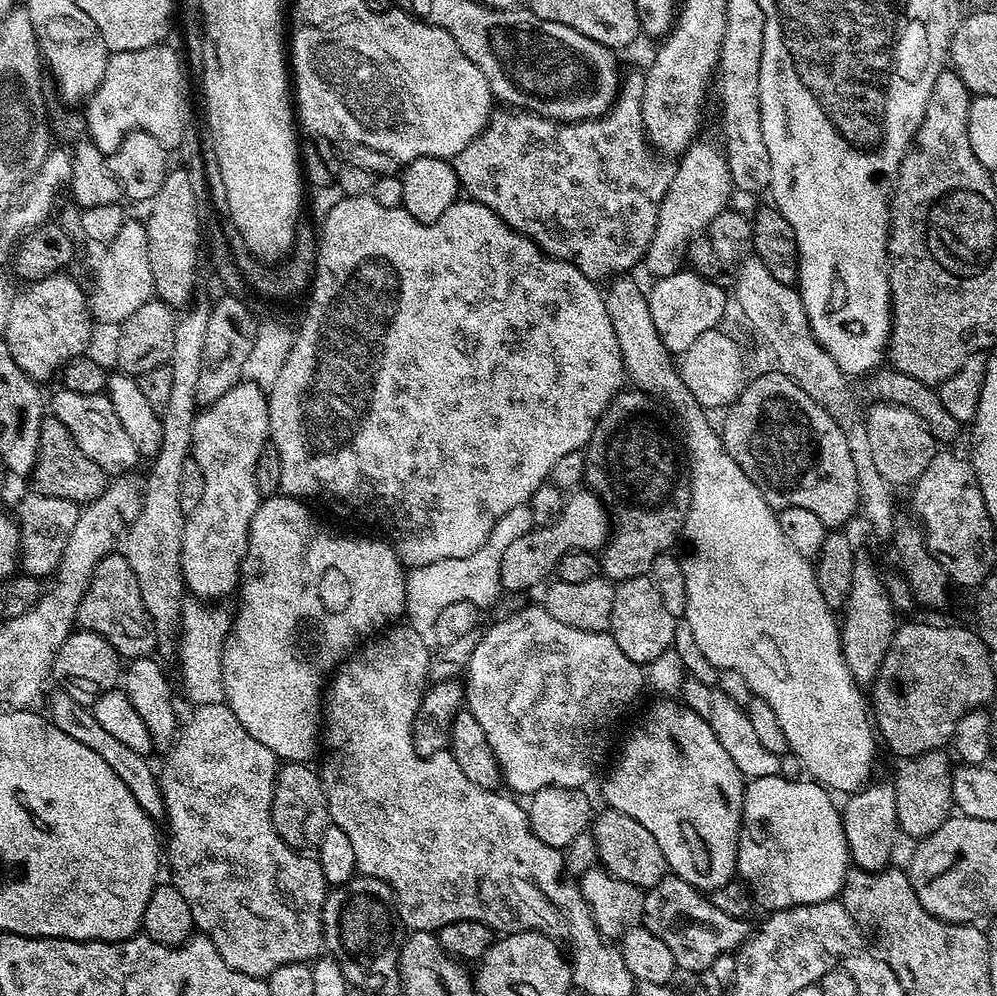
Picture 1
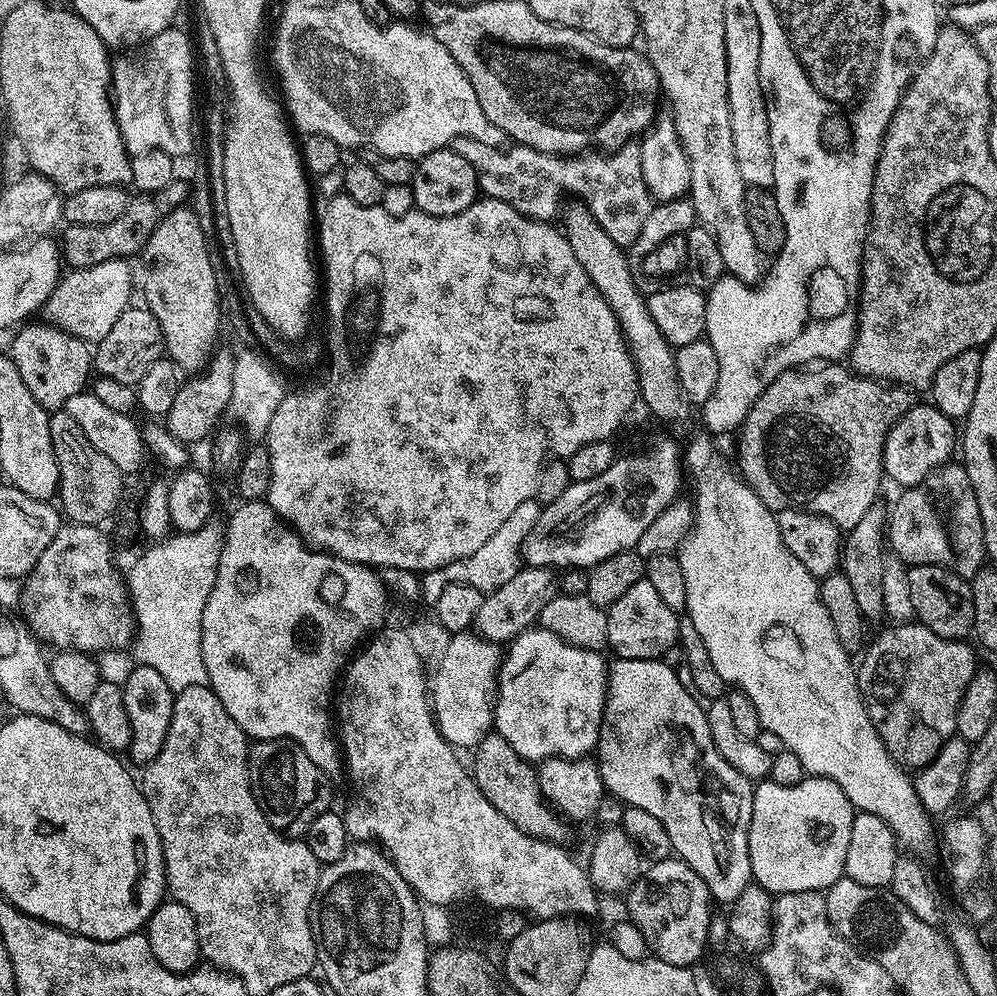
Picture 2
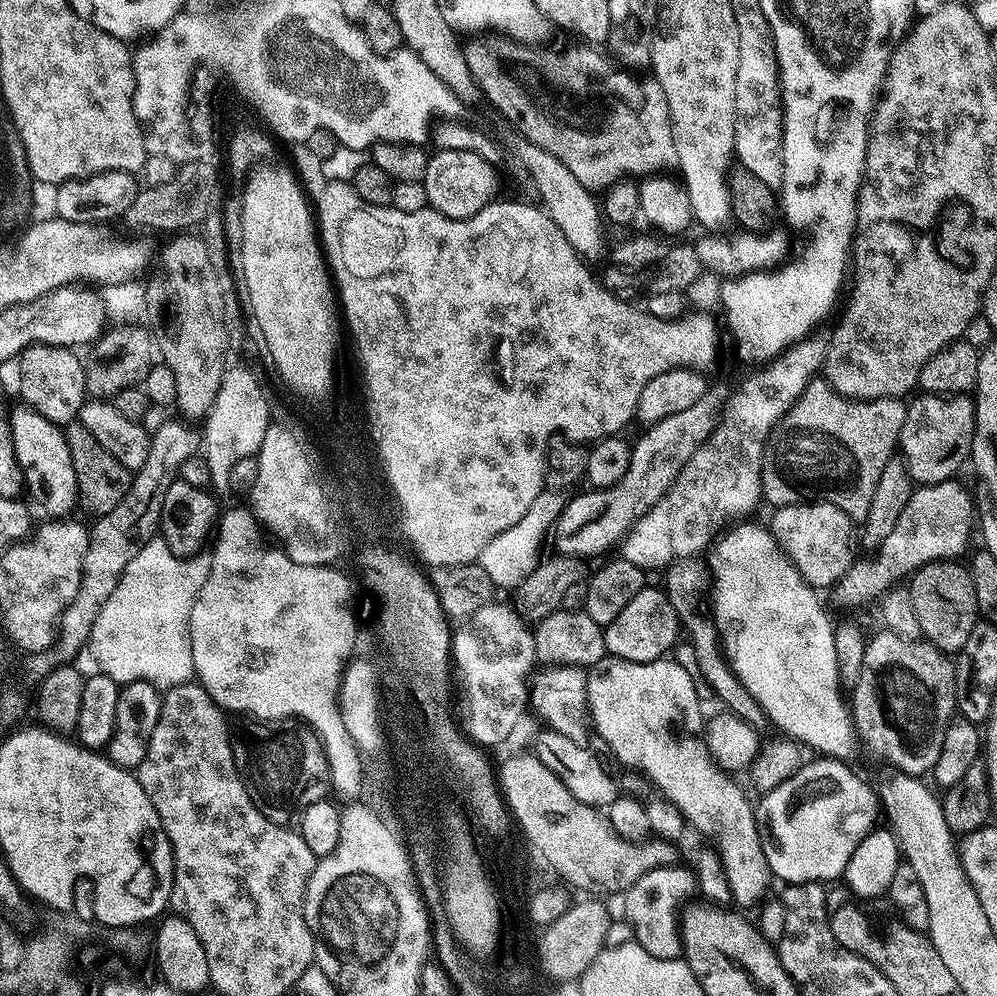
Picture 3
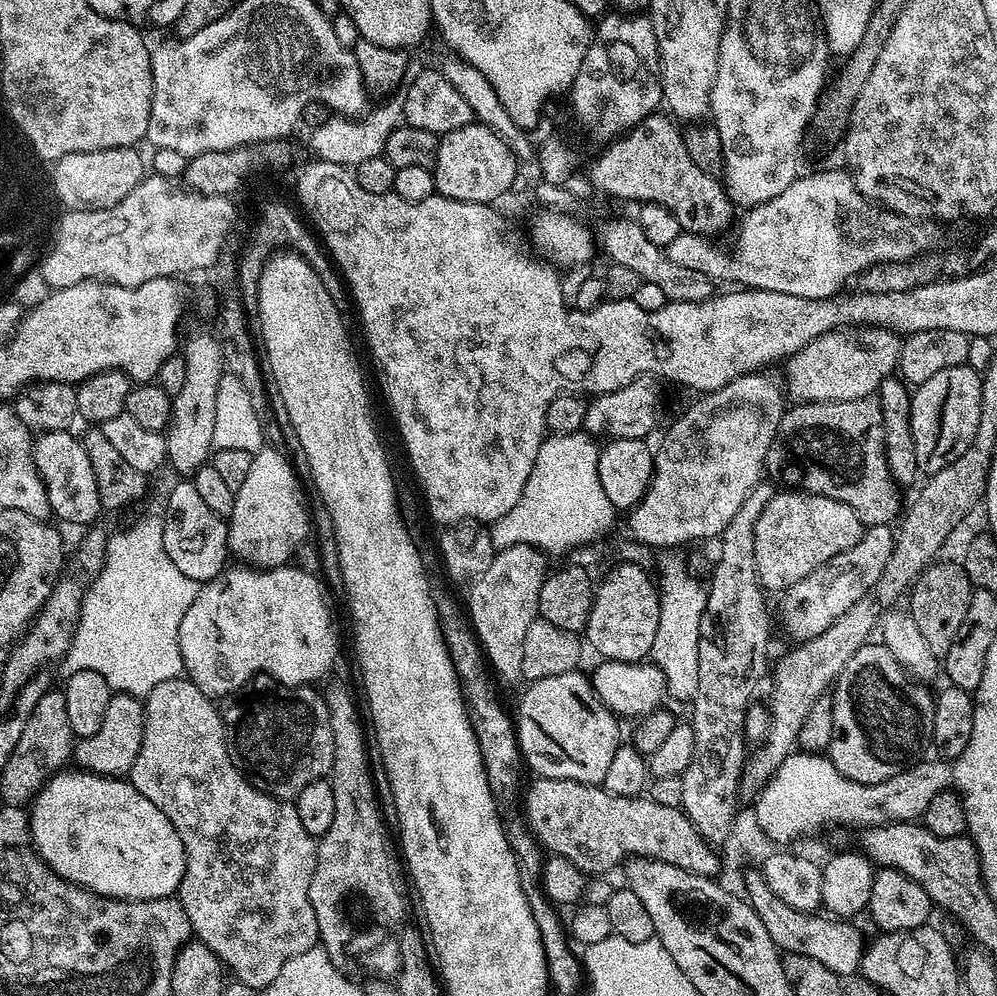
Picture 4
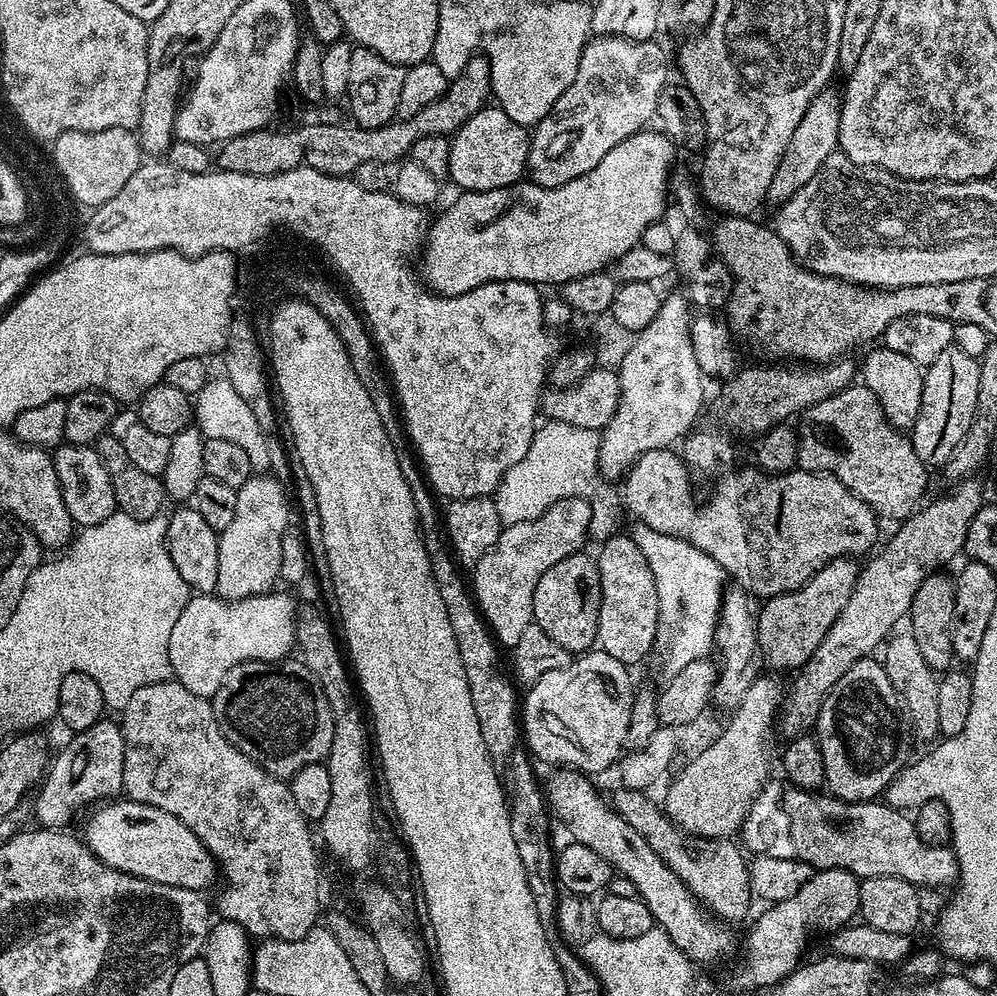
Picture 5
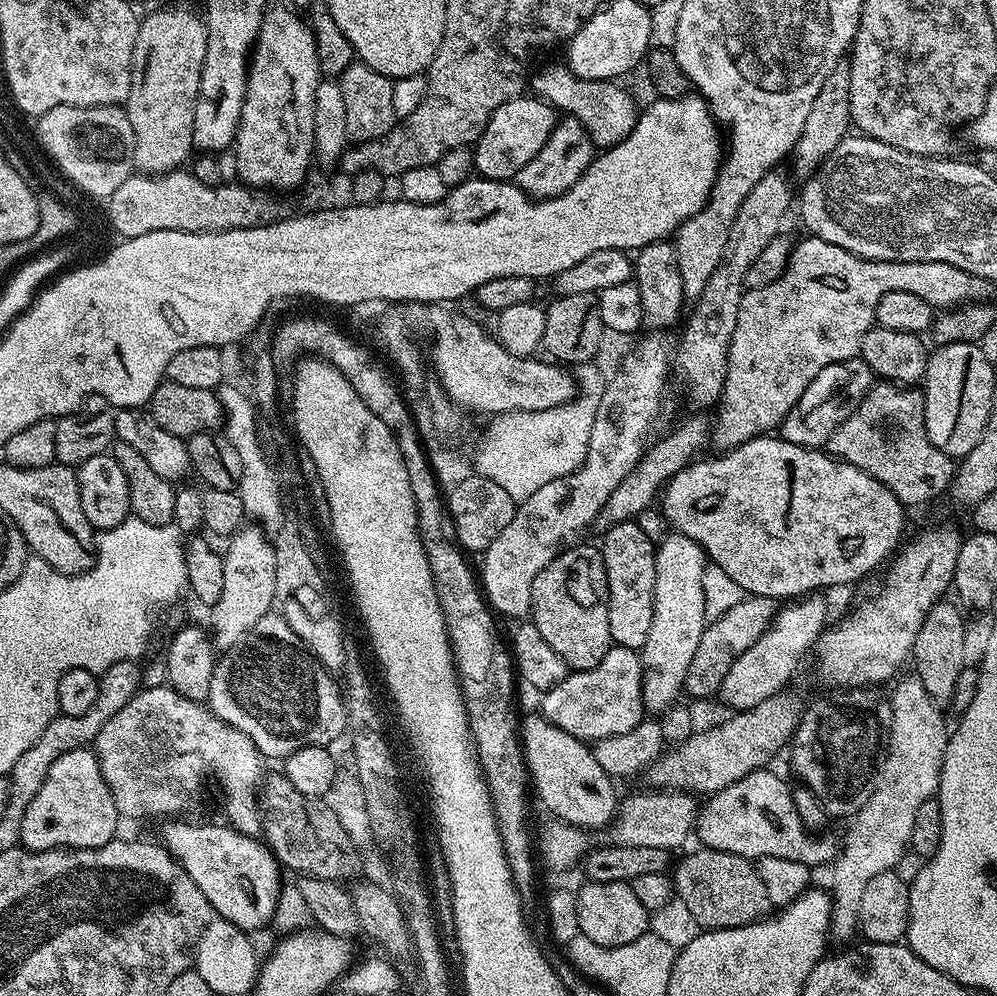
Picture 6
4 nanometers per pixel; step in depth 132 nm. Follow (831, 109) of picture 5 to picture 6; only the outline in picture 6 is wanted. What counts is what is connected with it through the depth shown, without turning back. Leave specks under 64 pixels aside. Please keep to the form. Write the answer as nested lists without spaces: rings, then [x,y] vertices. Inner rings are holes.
[[[780,170],[768,172],[760,179],[758,186],[746,194],[742,206],[738,206],[734,226],[730,226],[730,238],[726,242],[724,255],[720,257],[720,265],[714,274],[710,274],[702,294],[691,305],[692,313],[690,308],[688,321],[687,316],[683,321],[684,333],[680,336],[680,345],[674,348],[674,368],[680,371],[688,400],[700,407],[697,409],[706,410],[704,408],[715,405],[720,399],[726,382],[730,338],[734,334],[734,322],[738,322],[738,306],[745,287],[744,275],[770,241],[781,235],[780,223],[784,220],[784,211],[791,204],[793,207],[792,184]]]

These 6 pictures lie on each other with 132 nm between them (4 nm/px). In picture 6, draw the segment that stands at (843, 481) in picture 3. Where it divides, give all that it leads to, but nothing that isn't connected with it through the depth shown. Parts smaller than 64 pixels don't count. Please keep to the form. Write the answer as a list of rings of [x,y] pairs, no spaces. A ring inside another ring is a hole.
[[[891,382],[873,383],[868,393],[860,400],[853,413],[836,430],[826,445],[827,451],[838,460],[845,460],[850,466],[858,466],[870,478],[882,482],[905,506],[924,504],[935,496],[949,491],[957,465],[953,457],[947,456],[926,434],[924,421],[924,393],[916,386],[901,386]]]

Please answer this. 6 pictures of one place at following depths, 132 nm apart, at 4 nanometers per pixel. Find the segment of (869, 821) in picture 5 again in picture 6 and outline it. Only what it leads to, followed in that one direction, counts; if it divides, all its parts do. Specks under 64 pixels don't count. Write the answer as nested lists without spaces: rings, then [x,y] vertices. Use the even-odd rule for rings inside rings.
[[[771,767],[761,768],[758,771],[752,771],[745,778],[739,779],[738,782],[732,783],[728,787],[724,787],[720,792],[713,793],[707,800],[705,805],[701,805],[699,812],[697,813],[696,826],[694,829],[696,838],[703,847],[716,849],[722,853],[738,854],[739,857],[746,857],[748,860],[755,861],[762,857],[773,856],[774,858],[790,858],[790,862],[802,862],[809,866],[815,866],[815,864],[825,864],[825,866],[831,865],[835,861],[838,855],[838,840],[835,840],[832,836],[820,836],[824,834],[813,834],[808,827],[802,822],[802,818],[798,816],[798,810],[794,806],[794,798],[792,797],[792,788],[790,784],[787,784],[778,773],[772,772]]]

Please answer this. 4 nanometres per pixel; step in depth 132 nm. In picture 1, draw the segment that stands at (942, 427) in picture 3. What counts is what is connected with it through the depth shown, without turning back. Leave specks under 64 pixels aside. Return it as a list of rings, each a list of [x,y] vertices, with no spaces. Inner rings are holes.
[[[884,404],[872,416],[868,424],[868,452],[870,463],[893,486],[905,484],[911,486],[916,479],[930,466],[936,457],[938,441],[932,437],[932,429],[914,410],[906,410],[897,404]]]

